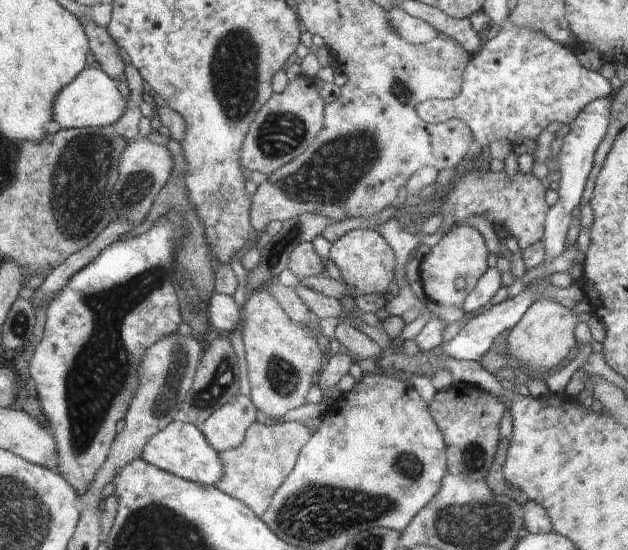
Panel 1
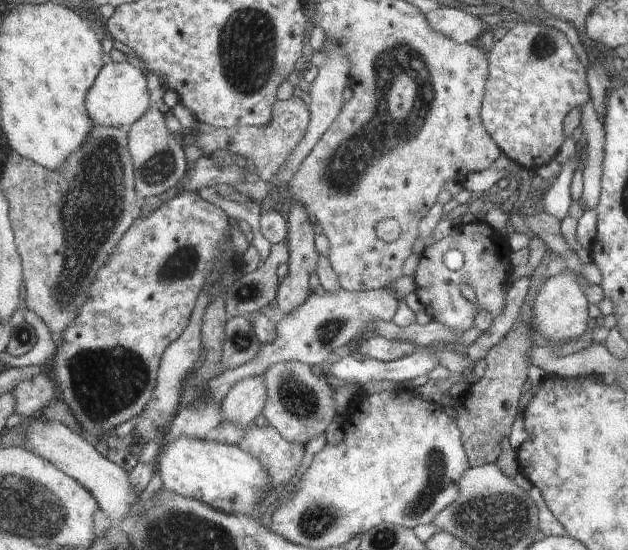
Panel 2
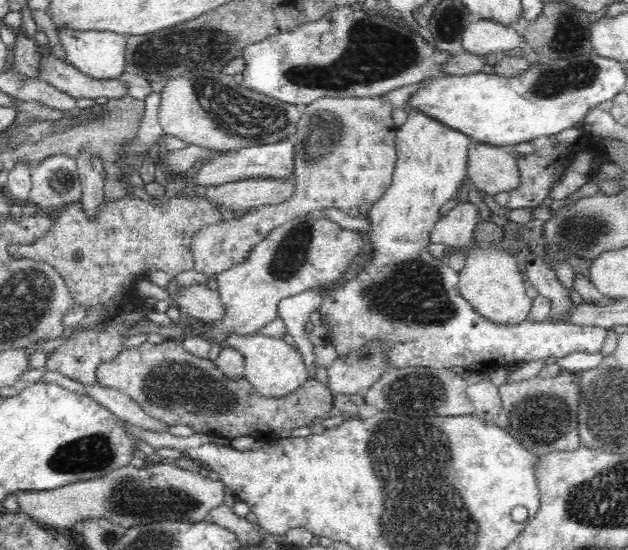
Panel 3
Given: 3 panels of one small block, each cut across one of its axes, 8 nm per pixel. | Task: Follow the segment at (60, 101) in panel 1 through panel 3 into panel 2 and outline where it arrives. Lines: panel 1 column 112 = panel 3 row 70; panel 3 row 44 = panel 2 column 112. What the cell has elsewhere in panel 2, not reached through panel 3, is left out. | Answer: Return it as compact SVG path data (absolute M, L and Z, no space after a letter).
M107 59L98 78L94 80L90 94L86 96L86 112L95 125L131 127L152 108L147 74L130 62L113 62Z

